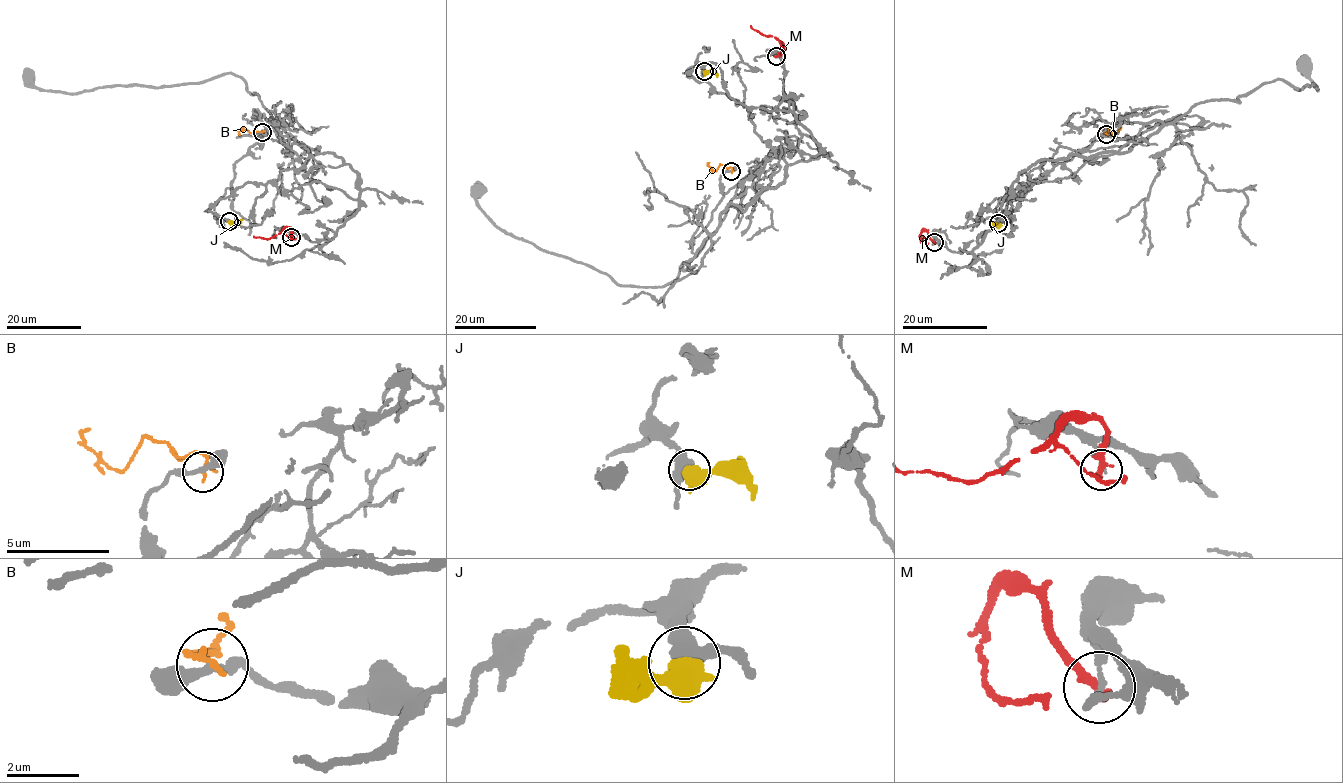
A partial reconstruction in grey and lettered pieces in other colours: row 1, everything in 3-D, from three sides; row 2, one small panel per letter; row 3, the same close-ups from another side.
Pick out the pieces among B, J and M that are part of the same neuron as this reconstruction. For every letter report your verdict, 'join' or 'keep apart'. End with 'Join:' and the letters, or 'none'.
B: keep apart
J: keep apart
M: keep apart
Join: none

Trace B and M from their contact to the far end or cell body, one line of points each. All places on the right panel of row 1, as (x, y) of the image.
B: (1106, 134), (1104, 133), (1118, 130), (1112, 136)
M: (934, 242), (926, 230), (920, 236), (922, 241), (923, 237)

